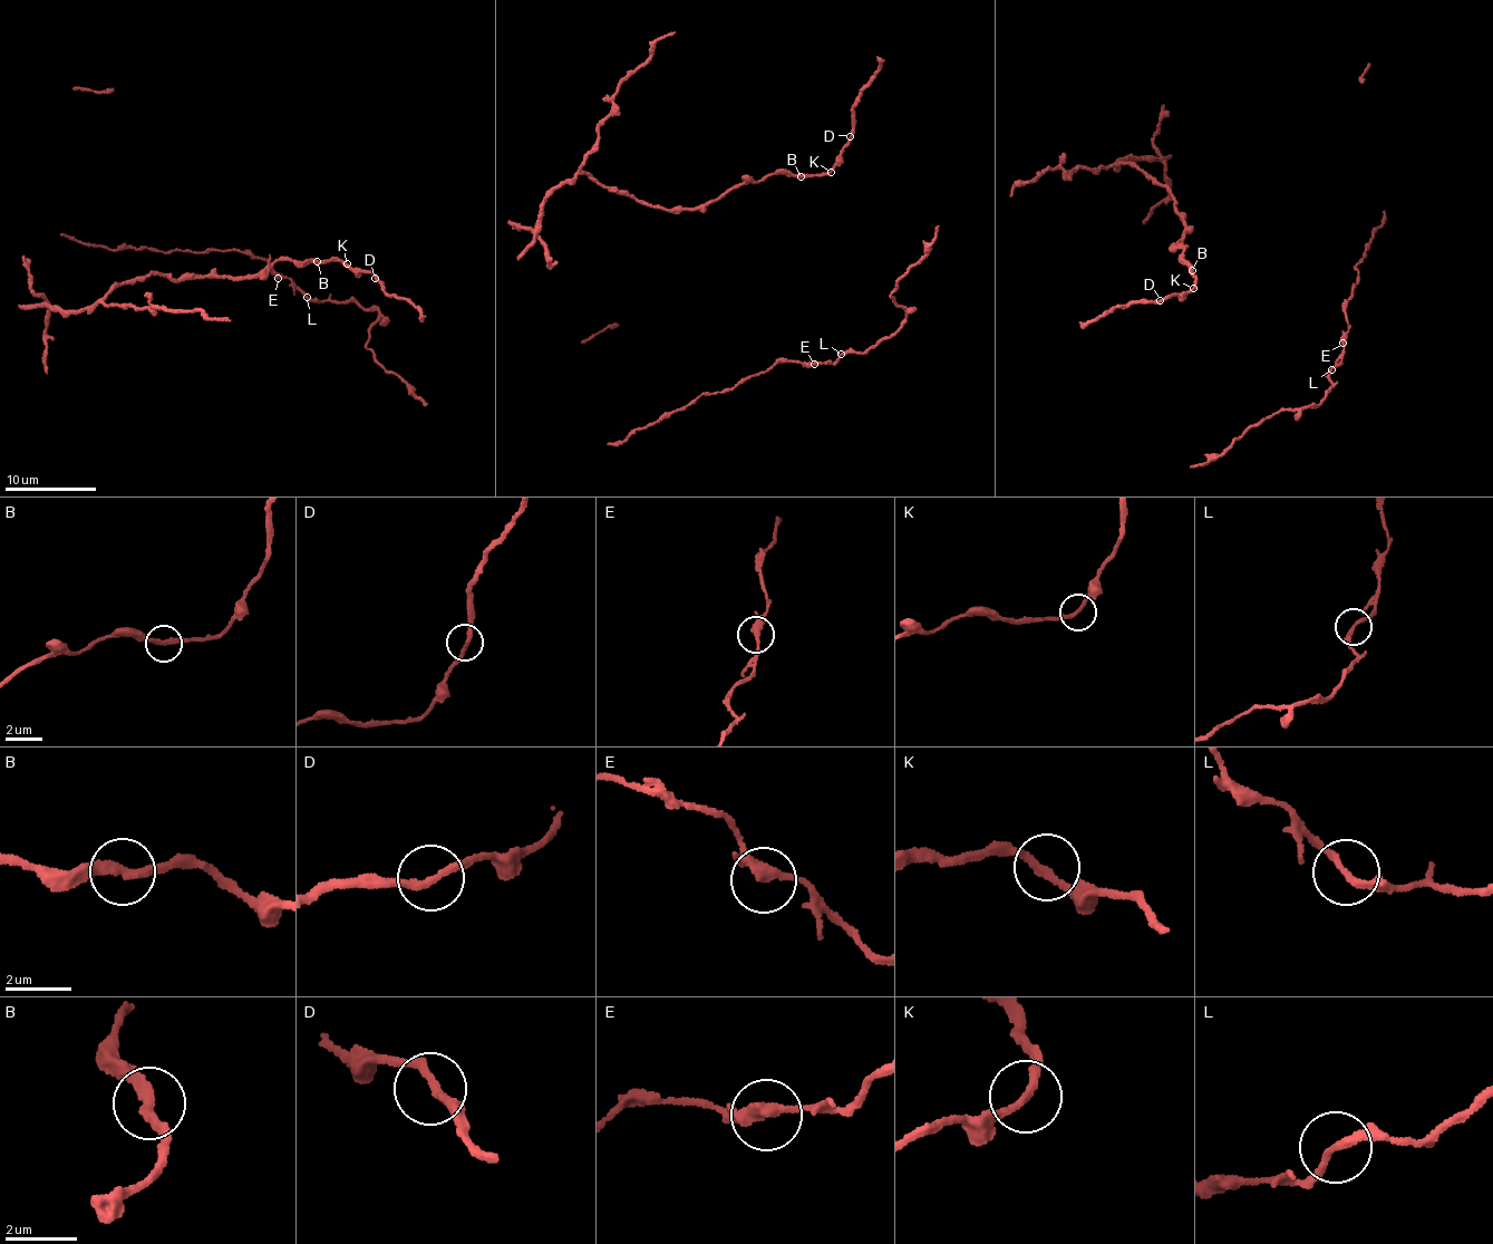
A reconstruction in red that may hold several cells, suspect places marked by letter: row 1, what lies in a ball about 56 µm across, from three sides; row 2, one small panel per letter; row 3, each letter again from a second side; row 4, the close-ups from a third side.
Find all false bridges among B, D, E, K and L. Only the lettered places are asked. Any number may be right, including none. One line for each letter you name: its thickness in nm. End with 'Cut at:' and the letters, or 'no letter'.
Cut at: no letter

